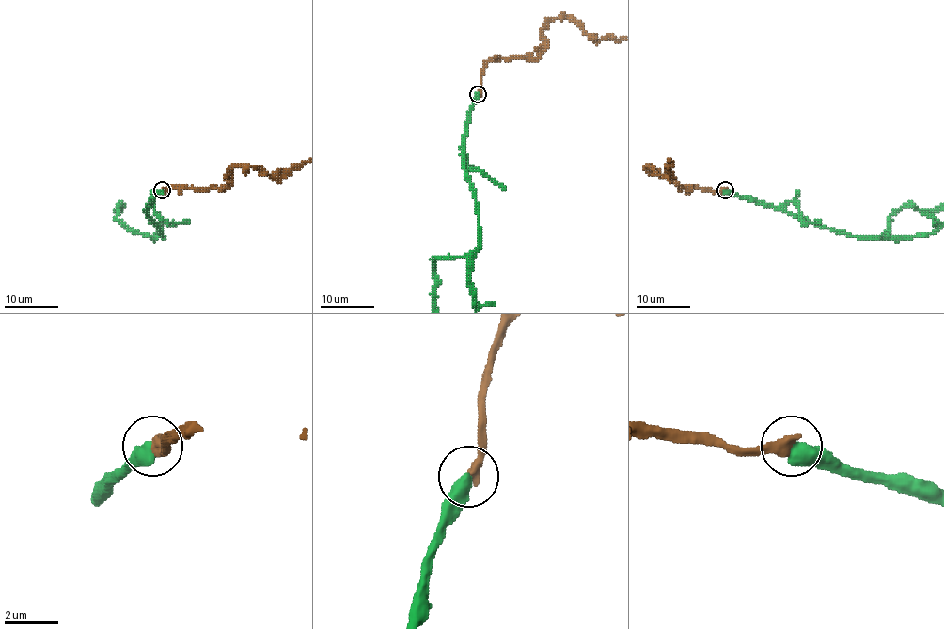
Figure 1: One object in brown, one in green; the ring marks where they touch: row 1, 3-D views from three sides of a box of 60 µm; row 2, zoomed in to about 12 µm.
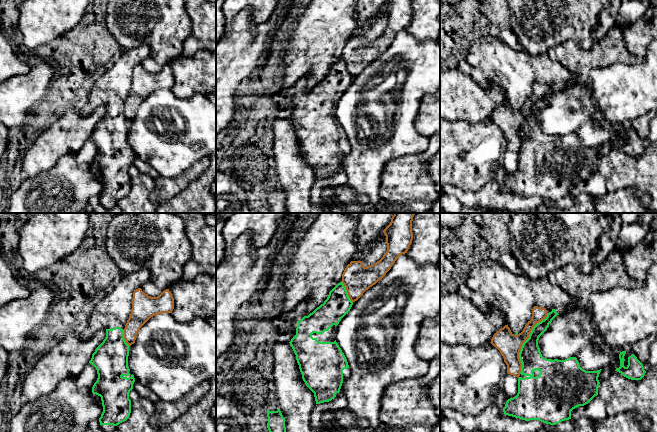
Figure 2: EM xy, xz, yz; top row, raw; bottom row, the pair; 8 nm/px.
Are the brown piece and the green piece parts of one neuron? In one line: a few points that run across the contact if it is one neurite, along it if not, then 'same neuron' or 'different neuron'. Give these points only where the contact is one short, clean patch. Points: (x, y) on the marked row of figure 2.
different neuron

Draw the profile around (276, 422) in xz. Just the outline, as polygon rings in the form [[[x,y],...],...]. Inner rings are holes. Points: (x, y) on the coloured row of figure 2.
[[[267,409],[268,423],[267,428],[269,432],[286,432],[285,418],[280,409],[277,411],[269,411]]]

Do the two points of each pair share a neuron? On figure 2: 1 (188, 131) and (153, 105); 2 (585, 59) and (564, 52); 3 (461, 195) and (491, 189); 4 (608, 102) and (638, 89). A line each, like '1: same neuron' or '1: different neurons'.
1: same neuron
2: same neuron
3: same neuron
4: same neuron

